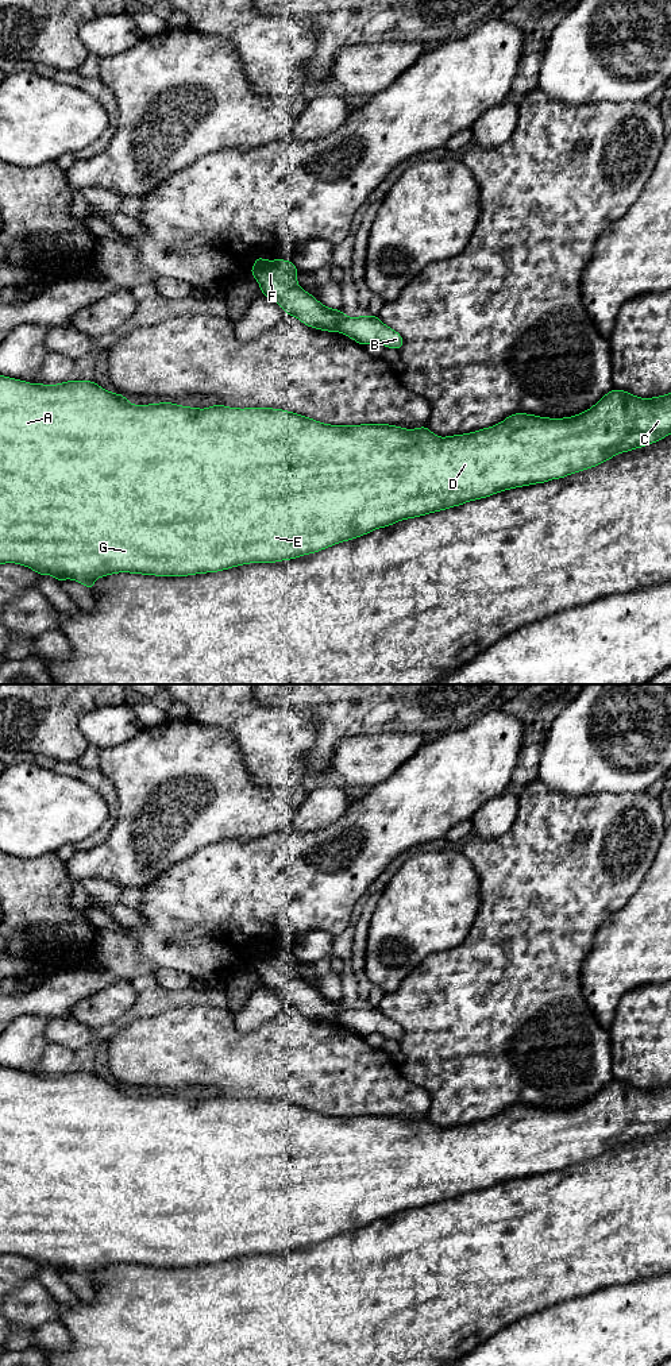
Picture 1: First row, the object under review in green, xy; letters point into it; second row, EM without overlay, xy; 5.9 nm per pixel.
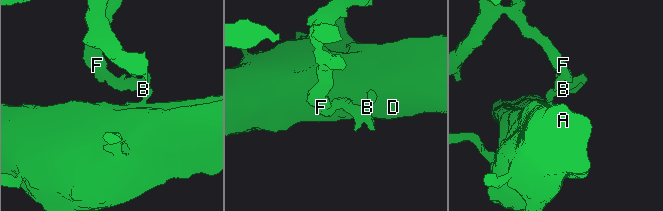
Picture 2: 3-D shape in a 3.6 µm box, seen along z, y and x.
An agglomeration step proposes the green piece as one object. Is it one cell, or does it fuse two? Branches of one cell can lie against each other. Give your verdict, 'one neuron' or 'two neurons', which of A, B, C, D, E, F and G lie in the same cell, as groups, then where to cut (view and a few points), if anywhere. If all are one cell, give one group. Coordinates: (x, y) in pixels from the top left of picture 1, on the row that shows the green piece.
two neurons; A B C D E G / F; cut in xy along (342, 313), (338, 320), (338, 331)

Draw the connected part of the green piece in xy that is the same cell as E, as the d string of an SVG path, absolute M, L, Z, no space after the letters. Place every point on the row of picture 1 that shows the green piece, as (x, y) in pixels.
M0 375L0 564L16 563L20 566L26 566L34 570L38 575L53 575L58 583L62 582L63 579L73 579L86 586L92 591L95 587L96 578L103 578L105 575L119 572L155 575L155 576L188 576L196 574L224 571L227 568L248 563L275 563L282 560L292 560L304 555L316 553L321 549L325 549L343 541L356 539L359 536L365 536L378 528L386 528L402 520L421 517L429 513L446 510L474 499L482 499L489 495L494 495L505 490L529 486L535 483L545 483L551 479L566 478L568 474L575 474L587 468L593 468L601 463L605 463L606 460L614 458L621 452L629 452L632 449L660 441L668 435L671 435L671 393L653 398L640 398L628 391L613 389L612 391L606 393L594 406L572 417L549 418L527 413L513 413L500 424L495 424L490 428L483 428L463 435L439 437L433 435L427 425L416 429L405 429L390 424L331 425L319 422L302 414L273 408L239 409L216 404L207 409L198 409L177 405L173 402L131 405L127 401L126 395L122 395L120 393L113 394L99 386L95 381L89 382L89 381L69 379L58 385L43 385L43 383L28 383L26 381L20 381L16 378Z

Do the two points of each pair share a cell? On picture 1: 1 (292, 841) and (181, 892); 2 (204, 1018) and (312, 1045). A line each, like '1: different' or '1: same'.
1: same
2: same

